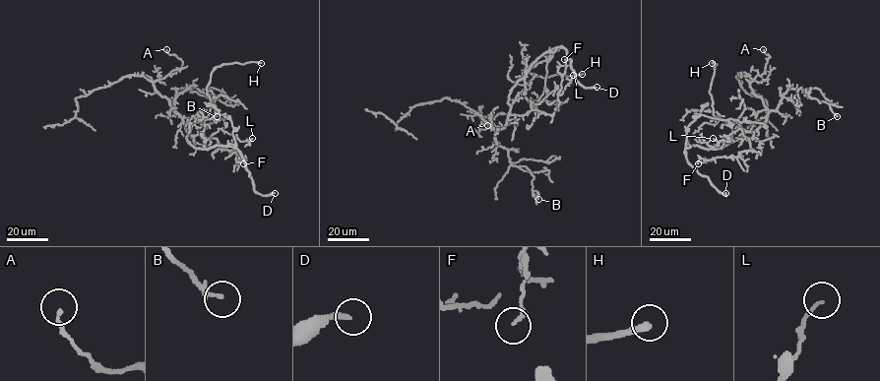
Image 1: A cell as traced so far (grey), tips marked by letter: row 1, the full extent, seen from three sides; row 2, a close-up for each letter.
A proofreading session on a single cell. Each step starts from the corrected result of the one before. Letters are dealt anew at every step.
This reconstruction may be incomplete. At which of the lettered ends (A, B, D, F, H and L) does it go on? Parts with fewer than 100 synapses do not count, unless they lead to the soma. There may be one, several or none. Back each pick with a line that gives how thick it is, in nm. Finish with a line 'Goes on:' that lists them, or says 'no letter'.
D: Thickness 240 nm
H: Thickness 280 nm
Goes on: D, H

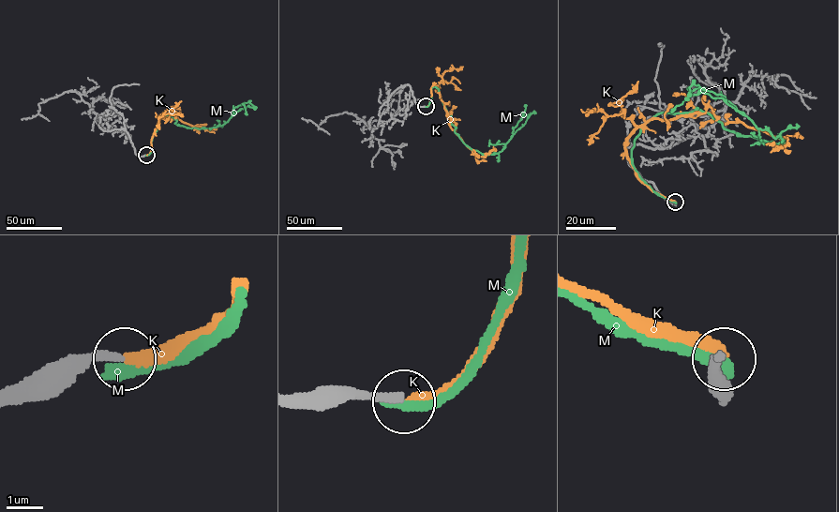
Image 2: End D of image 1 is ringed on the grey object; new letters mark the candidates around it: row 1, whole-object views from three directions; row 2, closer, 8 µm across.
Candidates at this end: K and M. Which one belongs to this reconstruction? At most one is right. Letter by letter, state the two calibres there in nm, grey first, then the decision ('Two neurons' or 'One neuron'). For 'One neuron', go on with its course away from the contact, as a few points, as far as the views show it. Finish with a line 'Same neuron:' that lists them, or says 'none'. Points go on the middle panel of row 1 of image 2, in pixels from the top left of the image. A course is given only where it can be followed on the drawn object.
K: Thickness 240 nm (grey) against 320 nm. One neuron. Its course: (426, 106), (431, 86), (436, 84), (449, 126), (472, 153), (484, 157), (496, 150)
M: Thickness 280 nm (grey) against 320 nm. Two neurons
Same neuron: K

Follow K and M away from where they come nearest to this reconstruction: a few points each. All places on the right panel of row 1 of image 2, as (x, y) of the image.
K: (675, 202), (637, 176), (625, 141), (638, 127), (711, 112), (787, 140), (773, 142)
M: (675, 203), (633, 163), (640, 128), (658, 113), (699, 110), (741, 135), (783, 140), (701, 88), (671, 112)

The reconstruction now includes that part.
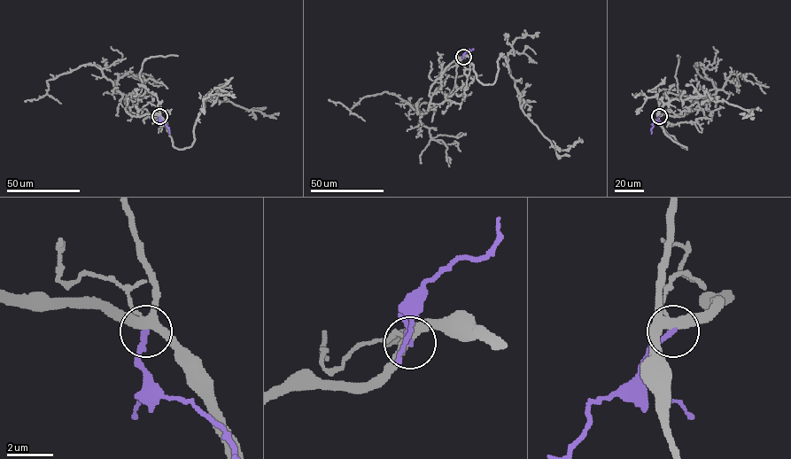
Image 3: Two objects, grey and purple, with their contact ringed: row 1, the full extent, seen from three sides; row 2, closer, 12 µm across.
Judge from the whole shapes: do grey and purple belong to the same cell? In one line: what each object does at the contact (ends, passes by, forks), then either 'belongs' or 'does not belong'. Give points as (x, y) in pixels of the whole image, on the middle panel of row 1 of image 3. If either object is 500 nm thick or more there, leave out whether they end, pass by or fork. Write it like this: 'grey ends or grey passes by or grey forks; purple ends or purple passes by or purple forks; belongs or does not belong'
grey forks; purple ends; does not belong

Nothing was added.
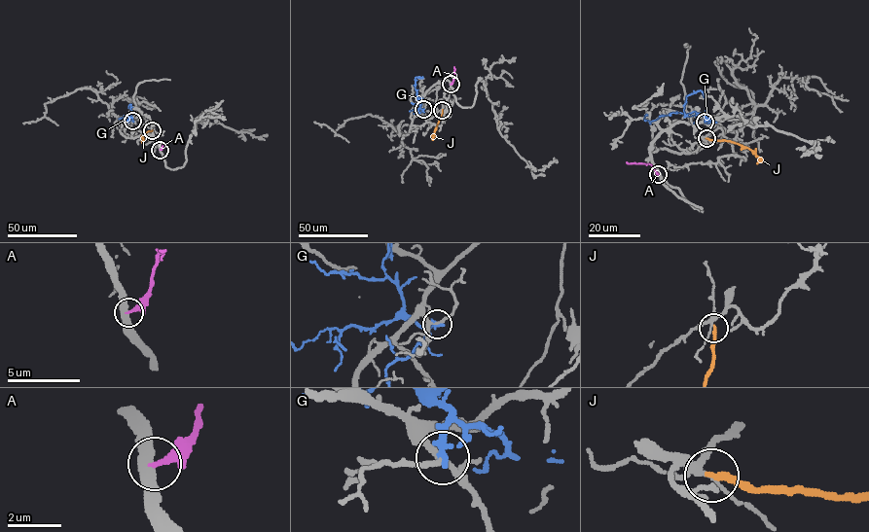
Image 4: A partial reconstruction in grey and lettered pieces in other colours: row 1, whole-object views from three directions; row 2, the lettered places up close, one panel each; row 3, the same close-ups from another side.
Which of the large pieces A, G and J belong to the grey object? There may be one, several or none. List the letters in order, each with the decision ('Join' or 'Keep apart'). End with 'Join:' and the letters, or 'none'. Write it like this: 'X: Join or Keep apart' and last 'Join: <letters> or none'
A: Keep apart
G: Keep apart
J: Keep apart
Join: none

